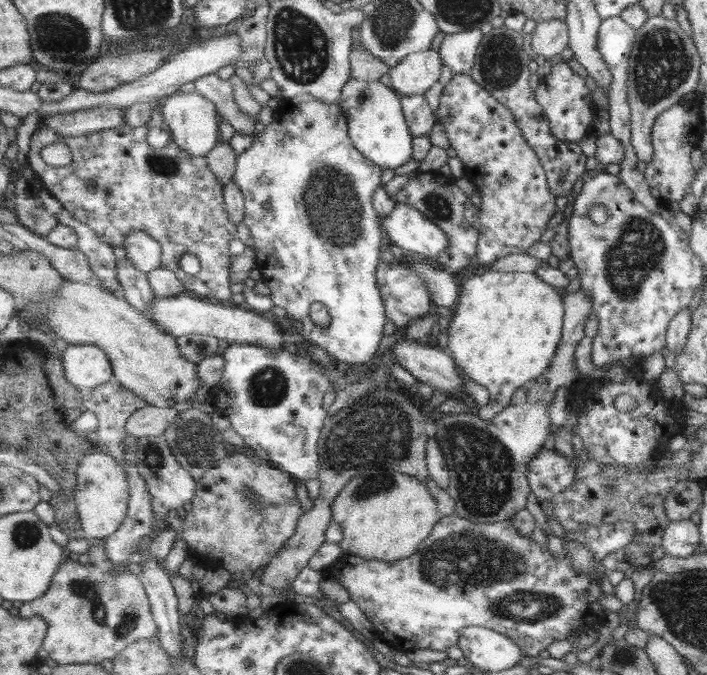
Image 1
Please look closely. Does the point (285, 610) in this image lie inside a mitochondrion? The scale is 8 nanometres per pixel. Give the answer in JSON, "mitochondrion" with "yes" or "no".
{"mitochondrion":"no"}

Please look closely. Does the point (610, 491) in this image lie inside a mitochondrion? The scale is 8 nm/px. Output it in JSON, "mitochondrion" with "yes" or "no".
{"mitochondrion":"yes"}

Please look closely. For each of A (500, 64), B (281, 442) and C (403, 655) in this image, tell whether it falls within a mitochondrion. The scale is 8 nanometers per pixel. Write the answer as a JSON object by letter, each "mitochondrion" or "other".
{"A":"mitochondrion","B":"other","C":"other"}

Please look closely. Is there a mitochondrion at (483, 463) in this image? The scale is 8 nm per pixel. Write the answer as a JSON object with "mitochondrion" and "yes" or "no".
{"mitochondrion":"yes"}

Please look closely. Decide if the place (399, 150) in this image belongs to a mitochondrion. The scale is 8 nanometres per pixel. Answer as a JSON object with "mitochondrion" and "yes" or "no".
{"mitochondrion":"no"}

